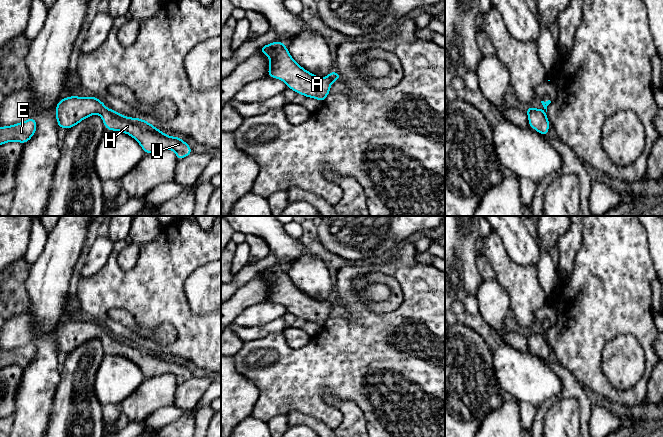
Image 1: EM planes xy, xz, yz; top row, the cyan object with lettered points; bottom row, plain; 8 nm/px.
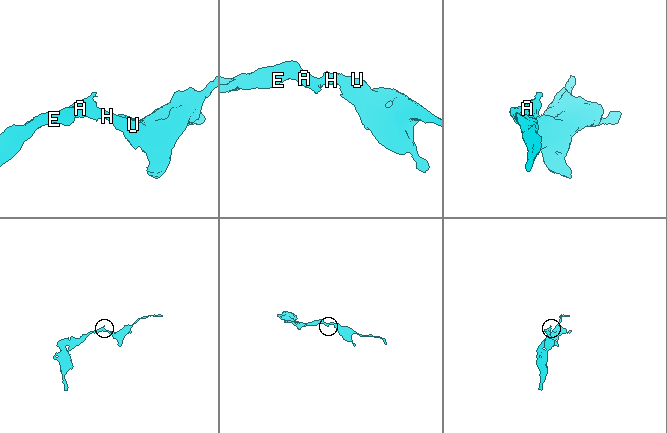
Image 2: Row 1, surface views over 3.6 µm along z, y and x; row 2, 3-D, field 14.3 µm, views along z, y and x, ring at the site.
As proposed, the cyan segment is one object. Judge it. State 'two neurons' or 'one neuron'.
one neuron

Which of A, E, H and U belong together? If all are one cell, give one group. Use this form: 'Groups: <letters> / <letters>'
Groups: A E H U

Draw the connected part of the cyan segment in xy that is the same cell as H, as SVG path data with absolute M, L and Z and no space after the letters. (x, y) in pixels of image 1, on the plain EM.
M71 319L60 323L55 336L59 353L70 353L85 342L99 338L106 353L132 360L141 369L145 378L170 373L176 376L177 383L180 385L193 377L190 370L180 361L167 360L143 343L130 342L107 333L104 327L93 319L90 321Z

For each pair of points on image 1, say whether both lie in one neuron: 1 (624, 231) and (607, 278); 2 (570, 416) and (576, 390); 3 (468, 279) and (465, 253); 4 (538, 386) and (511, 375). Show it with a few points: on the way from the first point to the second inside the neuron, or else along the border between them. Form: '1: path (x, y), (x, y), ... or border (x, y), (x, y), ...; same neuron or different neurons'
1: path (615, 243), (613, 266); same neuron
2: border (553, 402), (574, 399), (578, 422); different neurons
3: path (465, 273), (465, 259); same neuron
4: path (531, 380), (523, 375), (518, 375); same neuron

